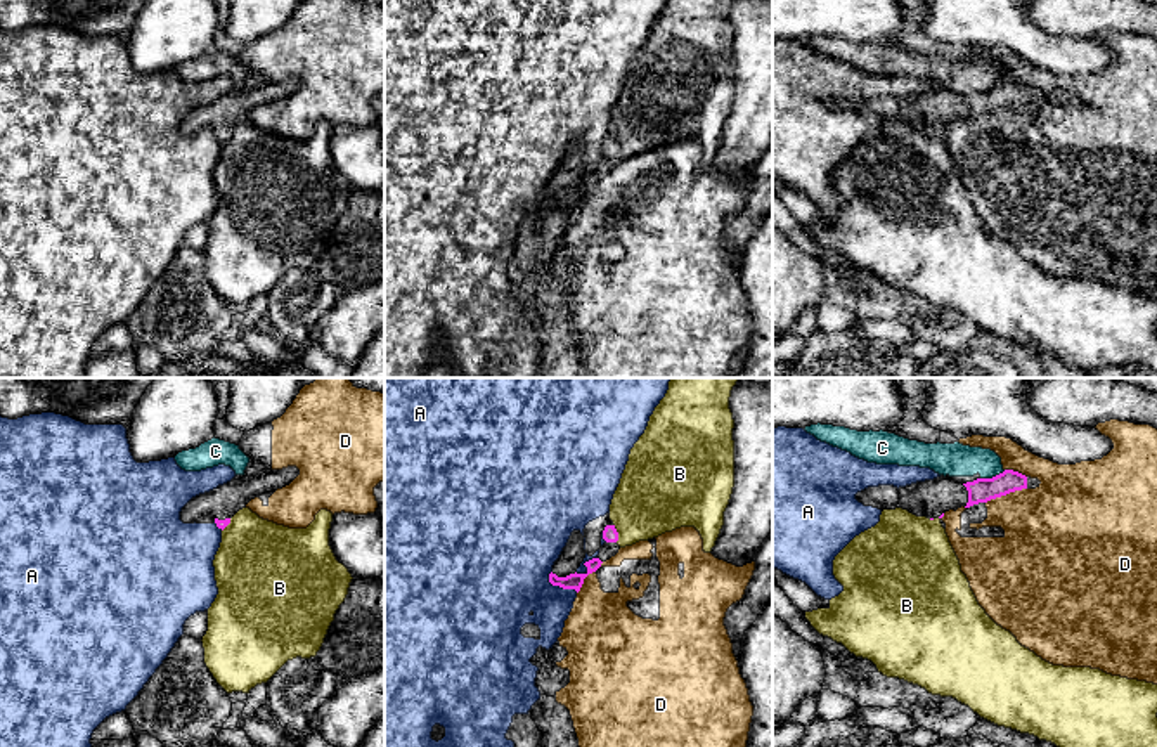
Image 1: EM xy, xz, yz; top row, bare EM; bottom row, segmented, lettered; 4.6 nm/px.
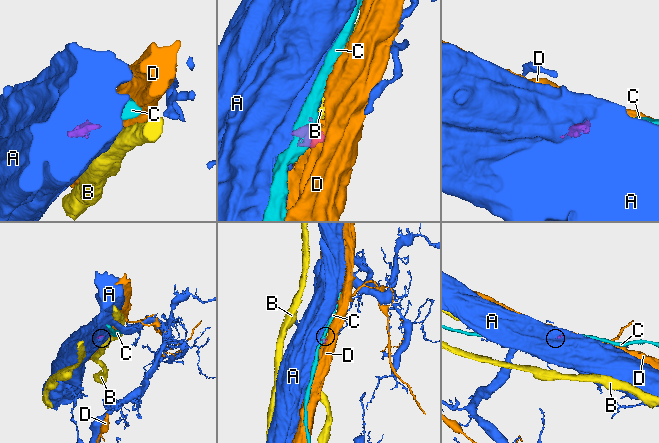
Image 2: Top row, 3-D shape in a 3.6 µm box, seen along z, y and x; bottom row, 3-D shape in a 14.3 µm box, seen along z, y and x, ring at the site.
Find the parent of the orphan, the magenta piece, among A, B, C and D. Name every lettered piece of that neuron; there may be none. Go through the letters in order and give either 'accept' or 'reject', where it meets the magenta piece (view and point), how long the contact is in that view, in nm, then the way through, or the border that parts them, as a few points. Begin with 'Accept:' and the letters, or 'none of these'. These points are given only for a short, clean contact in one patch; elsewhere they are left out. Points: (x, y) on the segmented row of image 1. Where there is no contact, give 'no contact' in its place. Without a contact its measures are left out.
Accept: none of these
A: reject; contact xz (560, 586); length 170 nm; border xz (548, 574), (553, 584), (577, 591)
B: reject; contact xz (617, 532); length 90 nm; border xz (614, 524), (617, 541)
C: reject; contact yz (993, 477); length 130 nm; border yz (1005, 470), (981, 479)
D: reject; contact yz (1005, 494); length 200 nm

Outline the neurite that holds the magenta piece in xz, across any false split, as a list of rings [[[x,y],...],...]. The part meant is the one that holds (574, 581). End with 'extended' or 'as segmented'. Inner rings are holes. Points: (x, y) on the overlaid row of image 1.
[[[573,530],[559,558],[553,565],[549,582],[553,586],[575,589],[578,593],[584,579],[589,574],[596,572],[603,563],[599,558],[592,558],[589,562],[585,562],[584,558],[584,536],[580,534],[580,530]]]; extended

